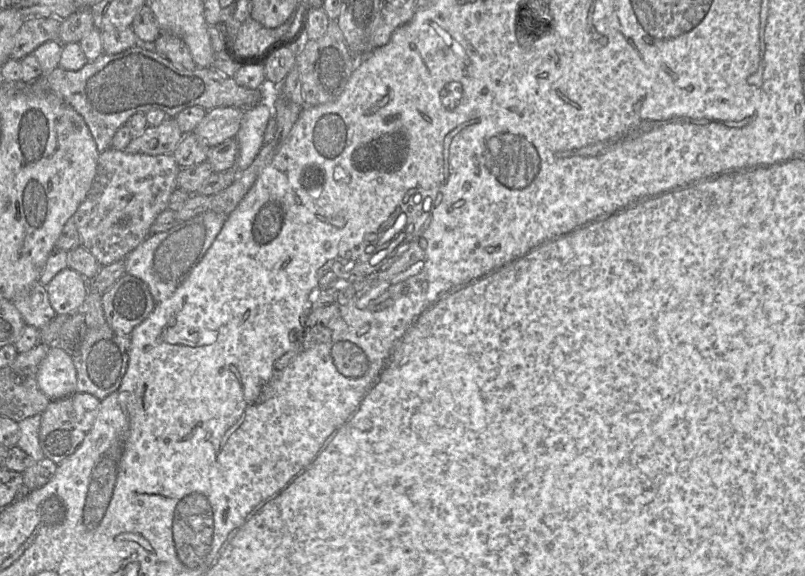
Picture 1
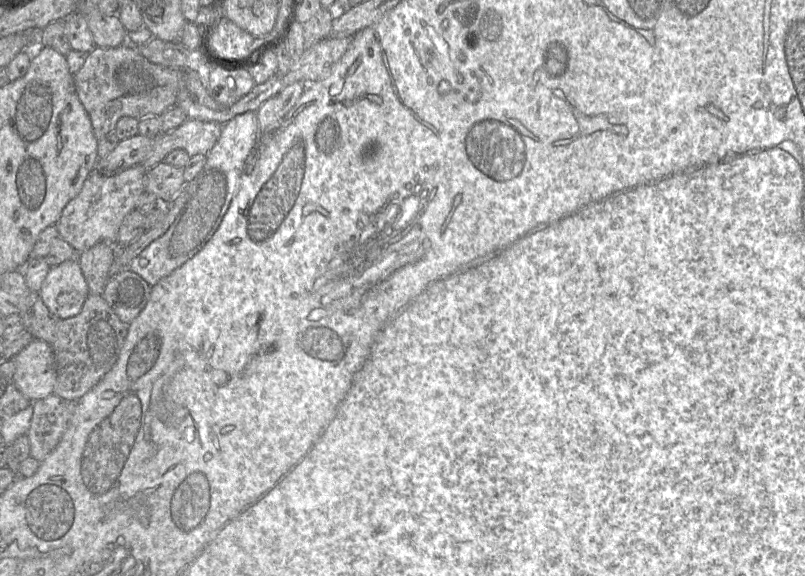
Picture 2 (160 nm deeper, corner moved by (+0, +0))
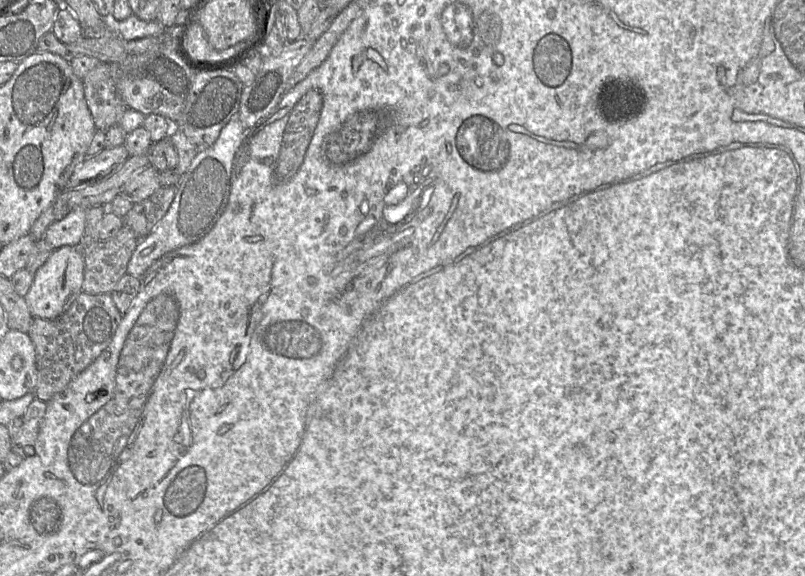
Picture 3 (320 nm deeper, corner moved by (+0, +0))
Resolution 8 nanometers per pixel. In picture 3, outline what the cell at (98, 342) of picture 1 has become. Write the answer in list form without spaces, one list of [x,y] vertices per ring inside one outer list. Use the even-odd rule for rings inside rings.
[[[82,291],[61,315],[54,319],[34,318],[27,334],[35,348],[37,384],[35,396],[50,401],[85,370],[110,344],[123,315],[110,294]]]

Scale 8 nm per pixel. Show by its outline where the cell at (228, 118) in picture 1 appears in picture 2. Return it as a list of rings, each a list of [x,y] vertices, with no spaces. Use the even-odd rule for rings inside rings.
[[[187,119],[171,132],[158,134],[154,138],[151,152],[141,164],[149,170],[175,149],[185,150],[190,157],[206,155],[217,143],[222,125],[213,121]]]

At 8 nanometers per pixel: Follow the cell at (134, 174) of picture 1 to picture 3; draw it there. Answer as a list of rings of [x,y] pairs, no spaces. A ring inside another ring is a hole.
[[[78,207],[63,219],[52,223],[45,231],[43,239],[53,248],[62,246],[79,247],[86,227],[87,209]]]

